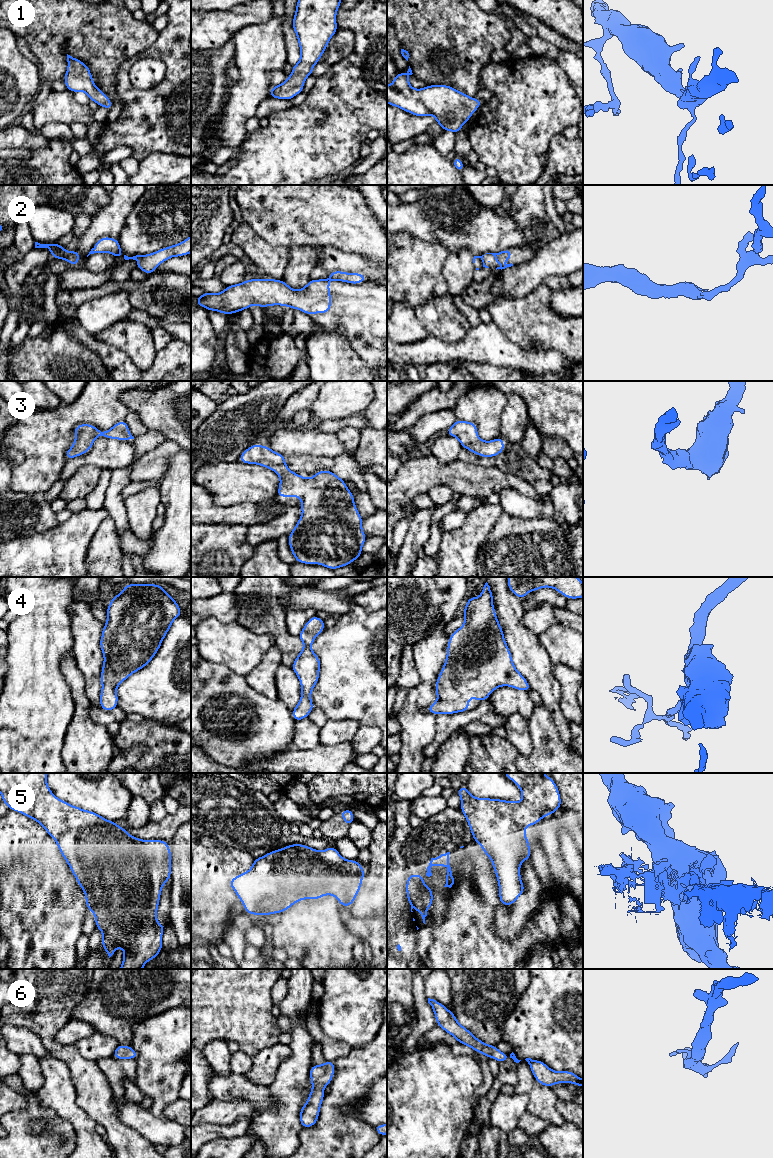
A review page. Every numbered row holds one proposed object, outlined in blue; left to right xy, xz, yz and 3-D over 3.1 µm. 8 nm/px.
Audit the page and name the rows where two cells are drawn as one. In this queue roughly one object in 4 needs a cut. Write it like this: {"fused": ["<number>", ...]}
{"fused": ["2"]}

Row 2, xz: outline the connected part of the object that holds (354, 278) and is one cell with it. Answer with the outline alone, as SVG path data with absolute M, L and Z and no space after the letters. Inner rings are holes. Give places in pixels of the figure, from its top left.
M331 271L329 272L331 279L336 281L343 281L345 283L360 284L367 281L367 277L361 273L347 273L344 271Z

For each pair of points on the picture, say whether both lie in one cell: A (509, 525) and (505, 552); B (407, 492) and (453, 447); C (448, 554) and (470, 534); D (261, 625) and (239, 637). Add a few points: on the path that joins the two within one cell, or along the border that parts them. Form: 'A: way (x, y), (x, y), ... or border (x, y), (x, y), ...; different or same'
A: way (509, 532), (509, 545); same
B: border (429, 452), (441, 463), (450, 463), (458, 459); different
C: way (453, 550), (465, 539); same
D: border (235, 621), (257, 634), (268, 634), (273, 640); different

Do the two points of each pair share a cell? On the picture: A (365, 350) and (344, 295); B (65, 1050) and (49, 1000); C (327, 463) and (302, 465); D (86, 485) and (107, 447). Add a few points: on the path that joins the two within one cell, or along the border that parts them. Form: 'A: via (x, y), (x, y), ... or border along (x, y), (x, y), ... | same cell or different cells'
A: via (363, 336), (363, 314), (358, 309) | same cell
B: via (51, 1041), (49, 1039), (49, 1014) | same cell
C: via (321, 463), (308, 465) | same cell
D: border along (102, 468), (93, 465), (81, 465), (73, 473) | different cells

